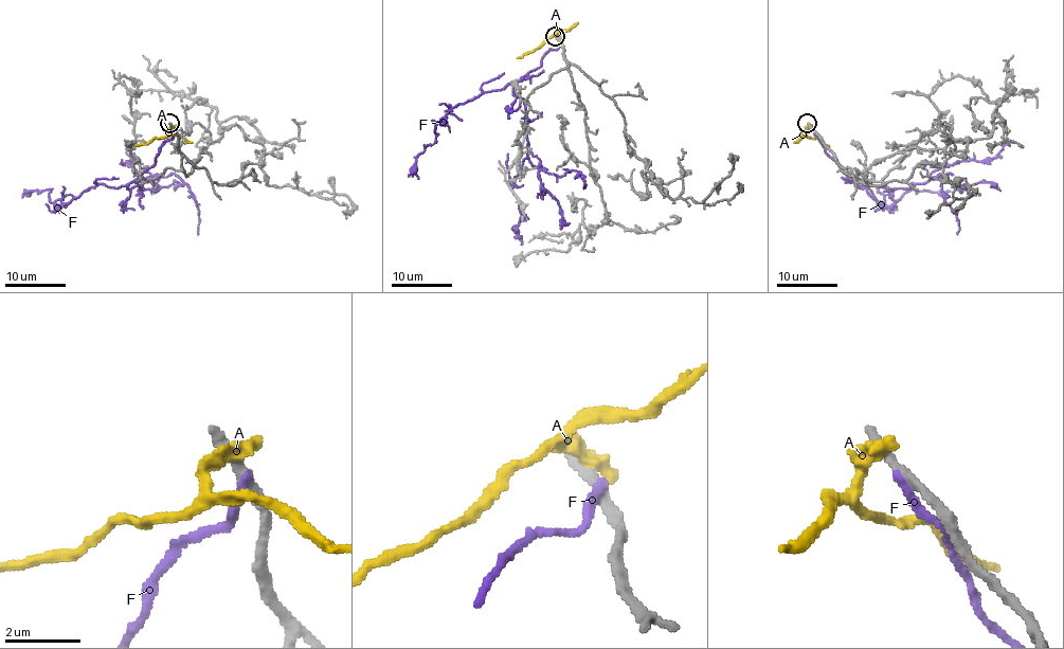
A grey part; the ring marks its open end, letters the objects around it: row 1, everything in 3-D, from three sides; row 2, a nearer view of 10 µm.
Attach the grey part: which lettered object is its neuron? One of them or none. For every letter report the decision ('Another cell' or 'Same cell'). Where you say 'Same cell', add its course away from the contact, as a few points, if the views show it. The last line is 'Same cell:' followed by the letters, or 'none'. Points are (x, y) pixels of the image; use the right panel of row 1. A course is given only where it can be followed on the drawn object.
A: Another cell
F: Another cell
Same cell: none

